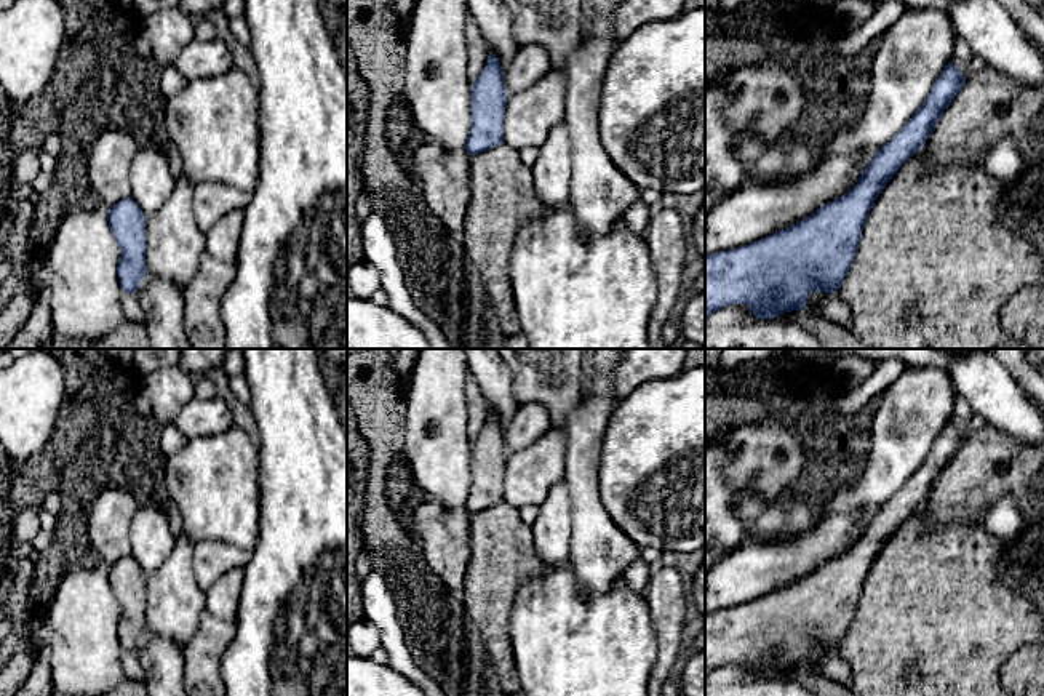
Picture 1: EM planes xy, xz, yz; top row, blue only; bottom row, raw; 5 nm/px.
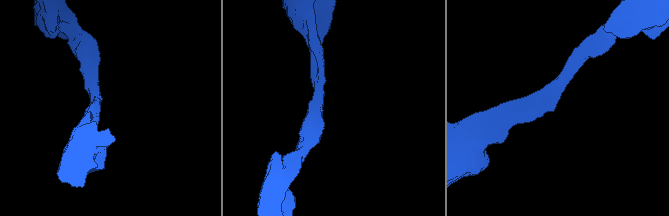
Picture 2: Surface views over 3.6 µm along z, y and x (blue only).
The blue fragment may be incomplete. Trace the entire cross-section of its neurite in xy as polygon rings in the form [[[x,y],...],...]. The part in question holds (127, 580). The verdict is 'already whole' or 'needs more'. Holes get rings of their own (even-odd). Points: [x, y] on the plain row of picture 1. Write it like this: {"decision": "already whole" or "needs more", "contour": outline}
{"decision": "already whole", "contour": [[[126,555],[107,568],[107,579],[122,610],[117,624],[120,645],[123,651],[136,651],[147,632],[145,573]]]}

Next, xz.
{"decision": "already whole", "contour": [[[489,411],[481,434],[472,443],[472,486],[465,502],[468,514],[504,501],[507,454],[500,421]]]}

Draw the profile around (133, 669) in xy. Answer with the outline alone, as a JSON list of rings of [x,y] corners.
[[[123,651],[120,661],[122,661],[122,667],[126,680],[145,682],[145,672],[136,651]]]

